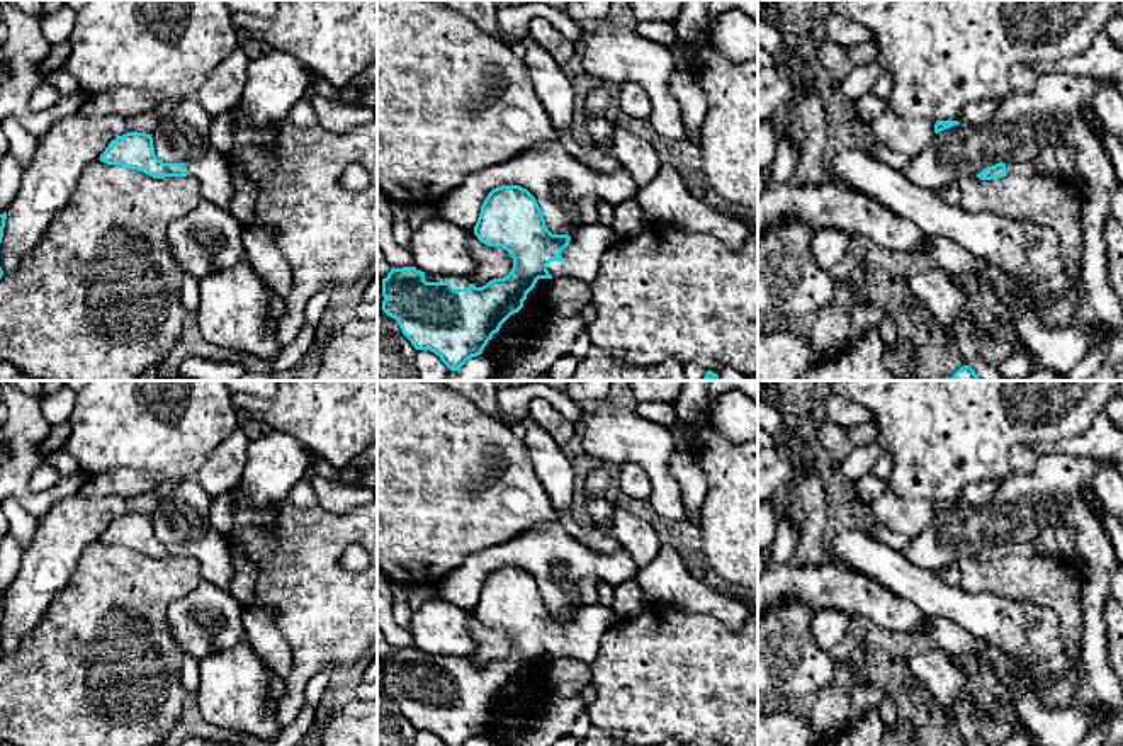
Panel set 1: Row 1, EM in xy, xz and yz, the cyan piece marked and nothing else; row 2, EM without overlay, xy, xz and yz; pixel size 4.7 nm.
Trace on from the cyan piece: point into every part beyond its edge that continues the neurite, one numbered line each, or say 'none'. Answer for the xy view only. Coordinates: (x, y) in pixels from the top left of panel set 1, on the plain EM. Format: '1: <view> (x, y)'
1: xy (211, 551)

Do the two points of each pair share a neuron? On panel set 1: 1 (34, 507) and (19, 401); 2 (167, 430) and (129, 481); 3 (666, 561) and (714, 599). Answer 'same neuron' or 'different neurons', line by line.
1: same neuron
2: different neurons
3: same neuron

